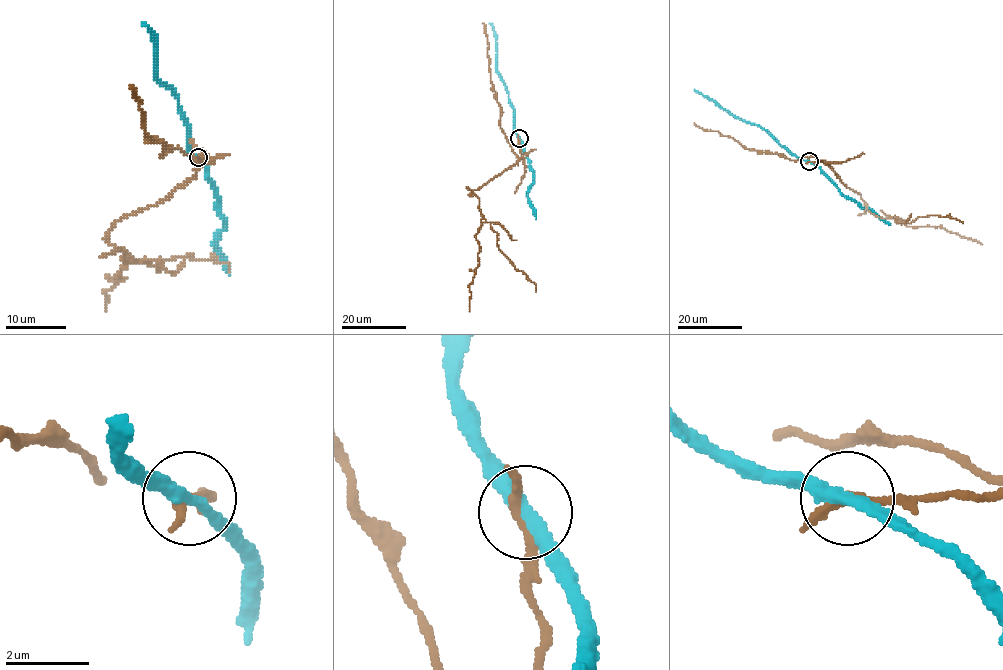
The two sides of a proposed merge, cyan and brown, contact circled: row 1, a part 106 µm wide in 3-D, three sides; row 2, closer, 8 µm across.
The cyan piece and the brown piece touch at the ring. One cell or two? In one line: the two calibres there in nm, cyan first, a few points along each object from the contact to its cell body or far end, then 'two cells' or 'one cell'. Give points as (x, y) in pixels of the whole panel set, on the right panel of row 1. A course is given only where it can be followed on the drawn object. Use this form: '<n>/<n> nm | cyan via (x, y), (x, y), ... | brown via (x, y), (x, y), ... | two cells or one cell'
340/300 nm | cyan via (809, 161), (796, 157), (766, 131), (733, 116), (694, 89) | brown via (809, 161), (825, 160), (881, 218), (945, 228), (982, 244) | two cells

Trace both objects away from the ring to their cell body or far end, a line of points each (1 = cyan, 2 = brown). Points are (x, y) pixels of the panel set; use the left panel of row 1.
1: (198, 157), (188, 149), (188, 124), (179, 100), (156, 77), (155, 38), (143, 23)
2: (197, 157), (203, 163), (185, 184), (108, 232), (132, 262), (105, 292), (105, 310)

